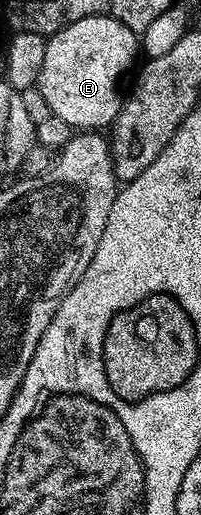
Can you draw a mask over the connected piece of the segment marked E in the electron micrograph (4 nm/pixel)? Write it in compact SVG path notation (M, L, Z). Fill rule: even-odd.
M88 17L87 19L79 19L75 23L71 23L67 27L63 27L59 32L52 34L46 40L45 54L43 55L43 71L39 71L39 79L37 80L36 89L43 95L43 99L47 99L47 107L50 114L54 118L58 117L65 125L74 125L74 130L77 131L101 131L105 128L112 126L113 122L117 120L117 115L121 111L123 104L123 93L117 90L117 84L121 81L121 76L128 71L133 65L133 60L137 57L137 49L139 53L139 37L132 29L129 29L123 23L119 23L110 17Z

